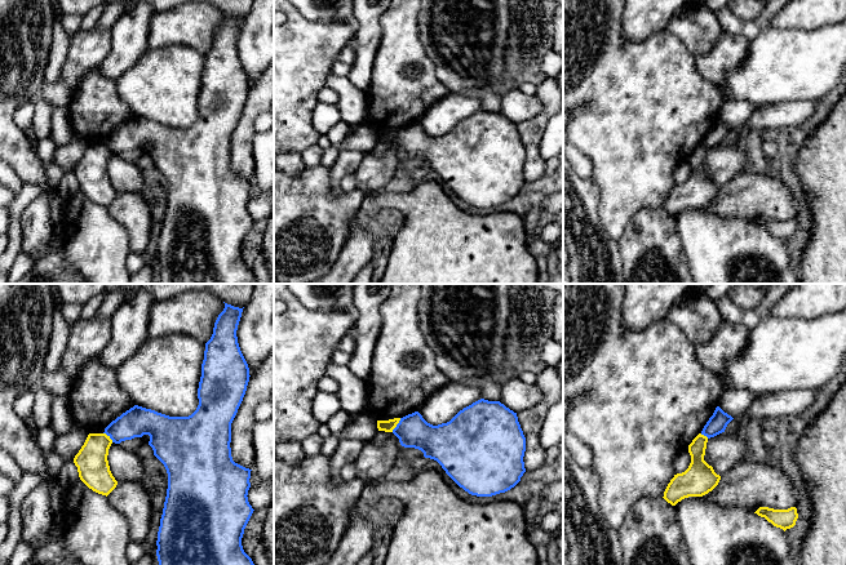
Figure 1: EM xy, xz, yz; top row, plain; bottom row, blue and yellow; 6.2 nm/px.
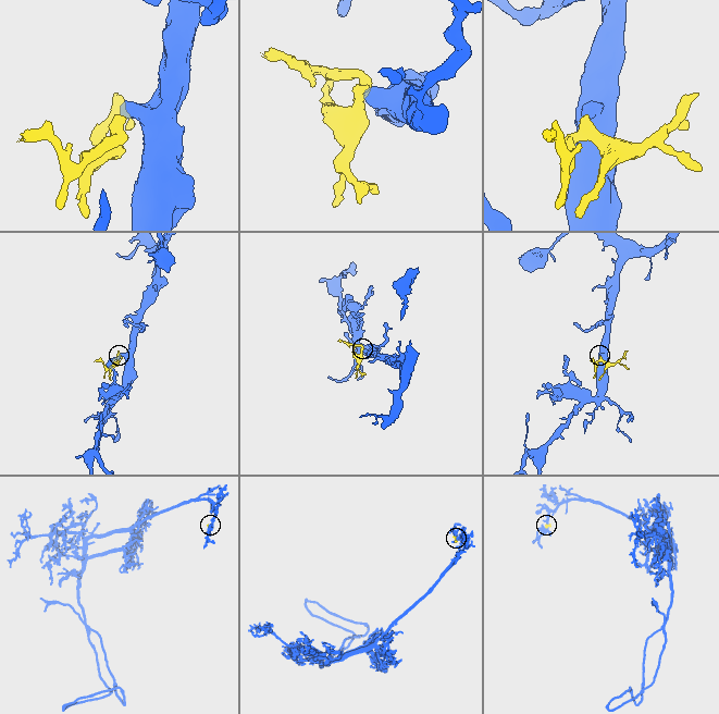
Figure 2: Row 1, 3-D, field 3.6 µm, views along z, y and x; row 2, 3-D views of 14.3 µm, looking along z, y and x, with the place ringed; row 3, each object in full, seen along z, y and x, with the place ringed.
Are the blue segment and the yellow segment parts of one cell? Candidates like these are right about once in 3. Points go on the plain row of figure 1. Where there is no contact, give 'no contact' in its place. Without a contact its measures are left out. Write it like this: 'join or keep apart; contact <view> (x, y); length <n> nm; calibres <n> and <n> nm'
keep apart; contact xz (397, 136); length 110 nm; calibres 200 and 80 nm

